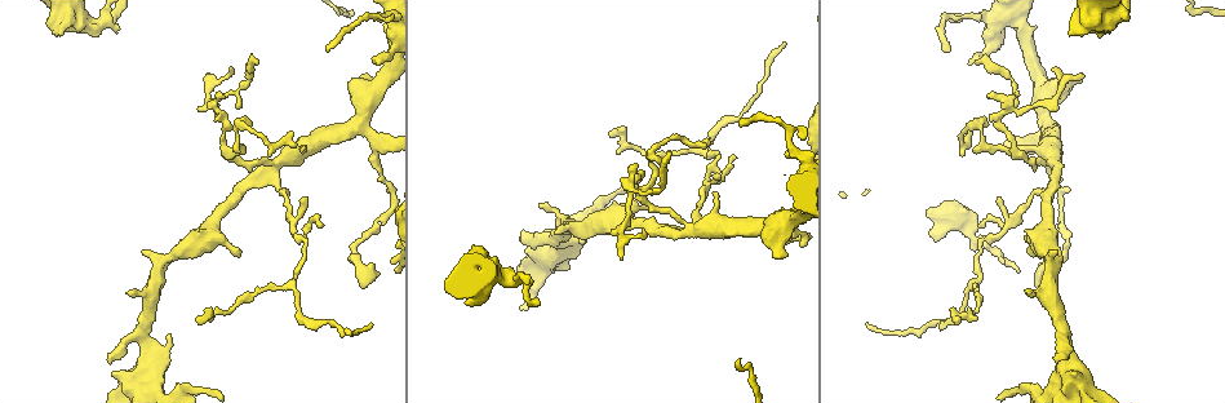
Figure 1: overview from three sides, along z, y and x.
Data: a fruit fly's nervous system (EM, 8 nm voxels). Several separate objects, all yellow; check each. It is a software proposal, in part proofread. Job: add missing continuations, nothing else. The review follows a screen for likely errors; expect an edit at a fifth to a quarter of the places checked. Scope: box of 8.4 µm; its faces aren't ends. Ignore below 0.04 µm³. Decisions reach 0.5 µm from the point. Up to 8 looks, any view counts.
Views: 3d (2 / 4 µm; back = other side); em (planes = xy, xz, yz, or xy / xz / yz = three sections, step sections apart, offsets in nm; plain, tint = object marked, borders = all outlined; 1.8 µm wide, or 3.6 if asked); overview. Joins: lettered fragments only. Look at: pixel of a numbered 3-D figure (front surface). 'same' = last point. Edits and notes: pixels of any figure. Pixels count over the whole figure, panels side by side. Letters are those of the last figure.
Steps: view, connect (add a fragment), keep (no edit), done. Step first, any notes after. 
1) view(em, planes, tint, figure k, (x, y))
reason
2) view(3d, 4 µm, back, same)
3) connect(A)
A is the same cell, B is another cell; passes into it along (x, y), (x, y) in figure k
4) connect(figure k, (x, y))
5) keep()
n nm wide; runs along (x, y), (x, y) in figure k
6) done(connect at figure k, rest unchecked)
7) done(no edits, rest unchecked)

view(em, yz, step 8, borders, figure 1, (867, 325))
long arm stops here

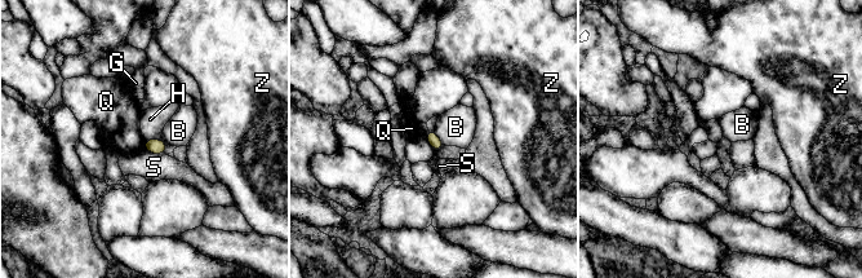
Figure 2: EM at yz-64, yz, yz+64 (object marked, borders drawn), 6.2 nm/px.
view(em, xy, step 8, borders, same)

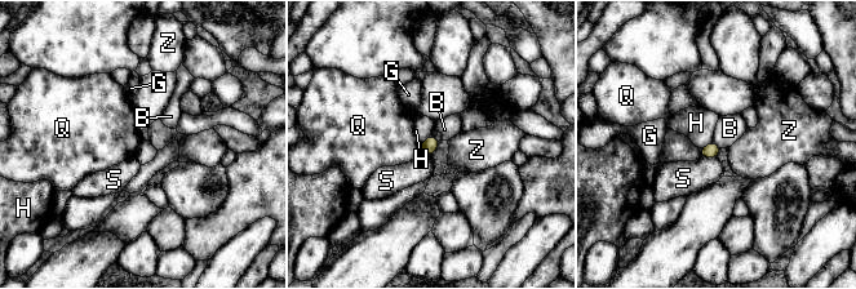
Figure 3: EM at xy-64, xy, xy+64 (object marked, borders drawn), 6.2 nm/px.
keep()
90 nm wide; B, G, H, Q, S and Z are other cells; none of them fits

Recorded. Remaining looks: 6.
view(3d, 4 µm, figure 1, (1037, 287))

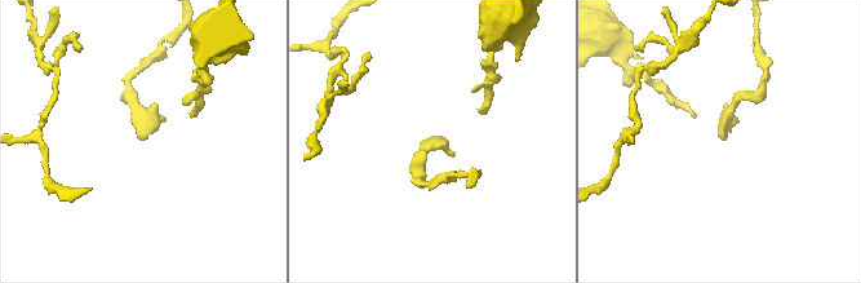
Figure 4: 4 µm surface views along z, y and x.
view(em, xy, step 16, tint, figure 4, (726, 139))

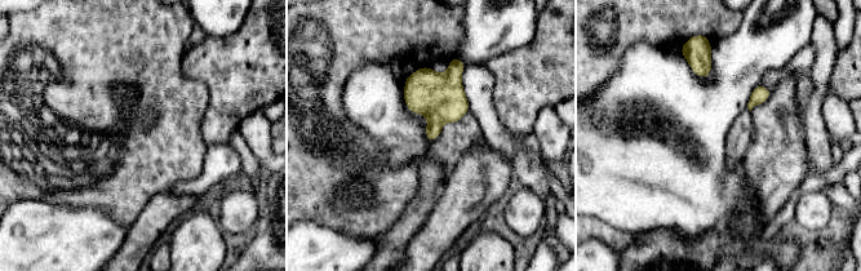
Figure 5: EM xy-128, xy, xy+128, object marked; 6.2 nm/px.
view(em, planes, borders, same)

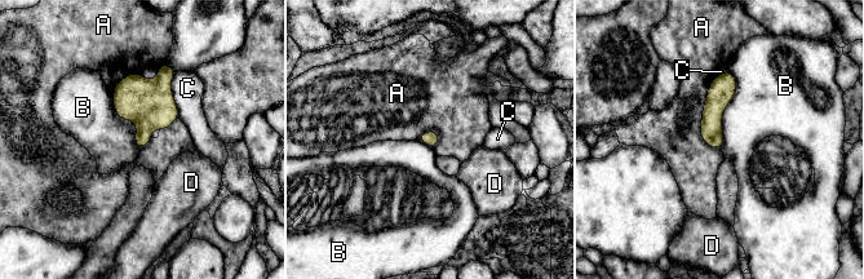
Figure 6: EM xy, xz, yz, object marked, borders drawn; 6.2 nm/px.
keep()
90 nm wide; A, B, C and D are other cells; no lettered fragment goes on from it

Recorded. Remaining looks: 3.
view(em, 3.6 µm, xy, step 16, borders, figure 1, (521, 234))
branch stops here

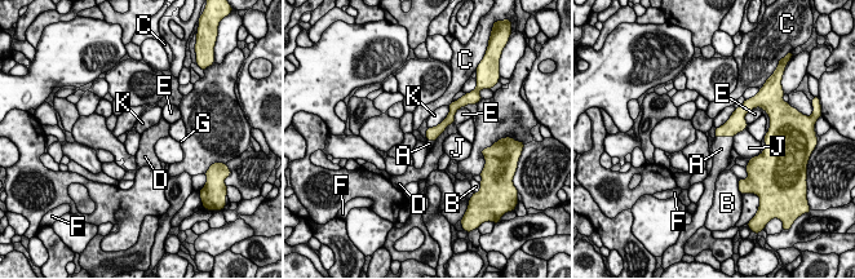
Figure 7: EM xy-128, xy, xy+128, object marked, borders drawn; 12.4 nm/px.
view(em, 3.6 µm, planes, borders, same)
cut it another way

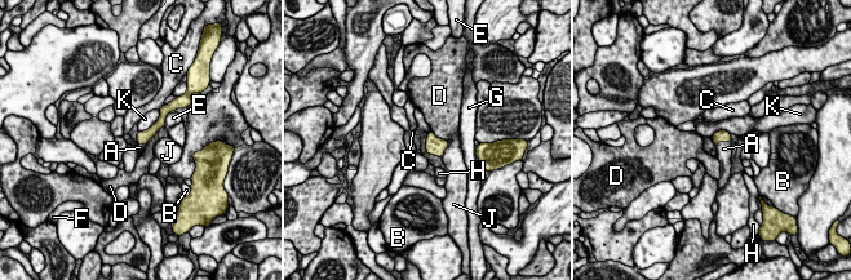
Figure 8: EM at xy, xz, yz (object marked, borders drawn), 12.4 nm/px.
connect(A)
A is the same cell, B, C, D, E, F, G, H, J and K are other cells; passes into it along (722, 136), (723, 141), (723, 149) in figure 8; the cell continues

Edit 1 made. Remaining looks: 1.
done(connect at figure 8, rest unchecked)

